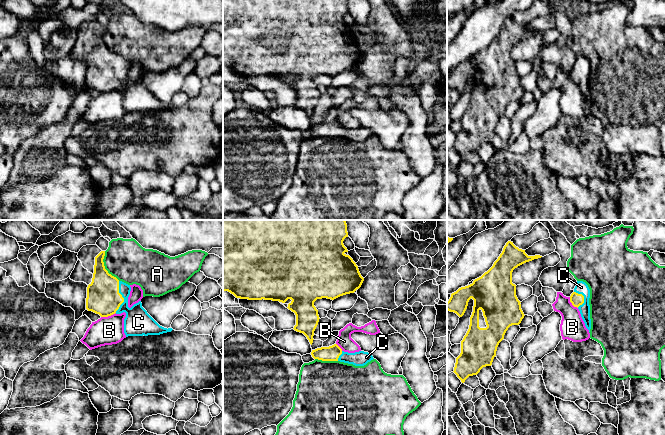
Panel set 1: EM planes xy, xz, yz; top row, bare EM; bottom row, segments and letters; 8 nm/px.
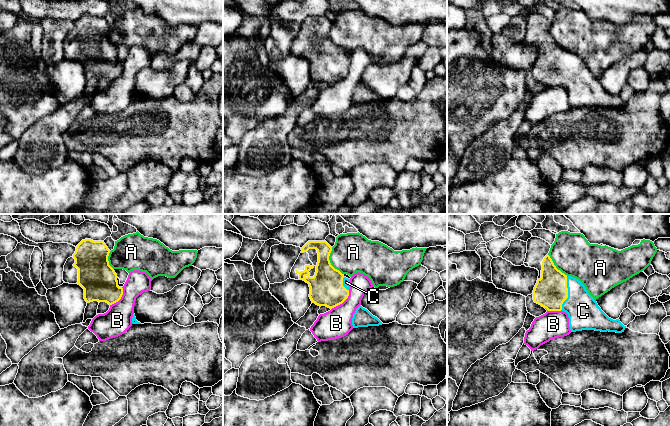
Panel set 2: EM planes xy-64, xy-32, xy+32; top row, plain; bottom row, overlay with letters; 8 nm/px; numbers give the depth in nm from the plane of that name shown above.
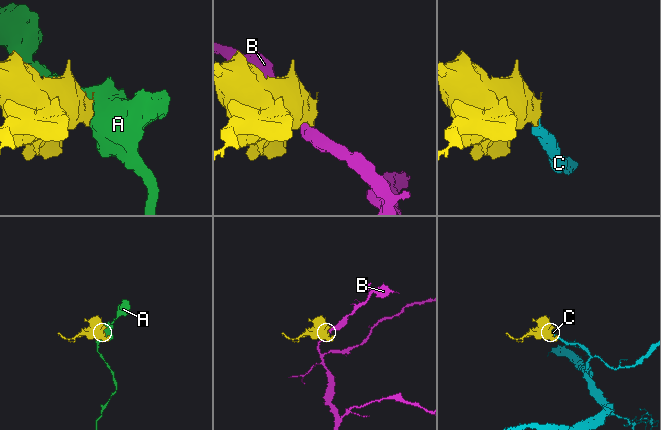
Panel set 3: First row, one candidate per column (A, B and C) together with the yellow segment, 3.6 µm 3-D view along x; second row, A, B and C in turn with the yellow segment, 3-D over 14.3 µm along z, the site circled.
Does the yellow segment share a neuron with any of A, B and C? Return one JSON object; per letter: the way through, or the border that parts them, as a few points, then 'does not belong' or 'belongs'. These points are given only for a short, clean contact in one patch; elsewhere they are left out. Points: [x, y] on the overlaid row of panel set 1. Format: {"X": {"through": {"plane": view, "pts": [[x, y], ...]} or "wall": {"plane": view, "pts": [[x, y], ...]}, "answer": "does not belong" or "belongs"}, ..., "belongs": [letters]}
{"A": {"answer": "does not belong"}, "B": {"answer": "does not belong"}, "C": {"through": {"plane": "xy", "pts": [[103, 297], [122, 297], [123, 306], [138, 322]]}, "answer": "belongs"}, "belongs": ["C"]}

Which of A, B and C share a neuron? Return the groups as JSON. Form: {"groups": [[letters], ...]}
{"groups": [["A"], ["B"], ["C"]]}

